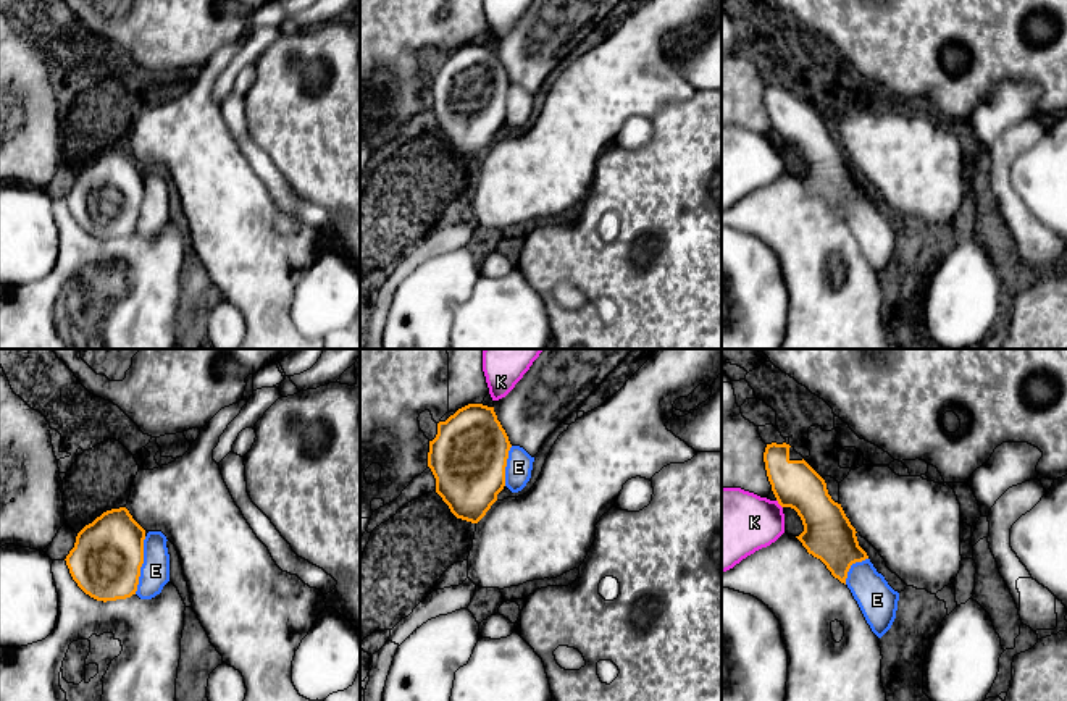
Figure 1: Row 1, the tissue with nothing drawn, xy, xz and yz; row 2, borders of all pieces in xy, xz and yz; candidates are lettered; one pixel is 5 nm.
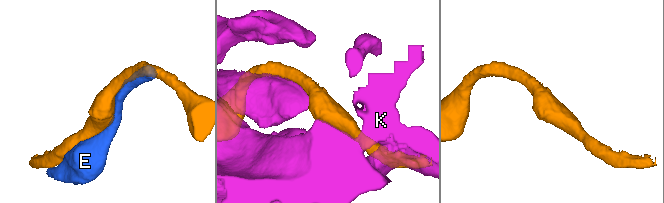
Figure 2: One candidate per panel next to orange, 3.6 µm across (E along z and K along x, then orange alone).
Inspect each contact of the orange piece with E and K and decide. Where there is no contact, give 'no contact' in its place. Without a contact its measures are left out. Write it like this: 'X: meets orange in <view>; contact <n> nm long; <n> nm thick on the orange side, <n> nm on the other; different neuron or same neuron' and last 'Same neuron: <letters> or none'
E: meets orange in xy; contact 300 nm long; 360 nm thick on the orange side, 140 nm on the other; same neuron
K: meets orange in yz; contact 50 nm long; 240 nm thick on the orange side, 360 nm on the other; different neuron
Same neuron: E

